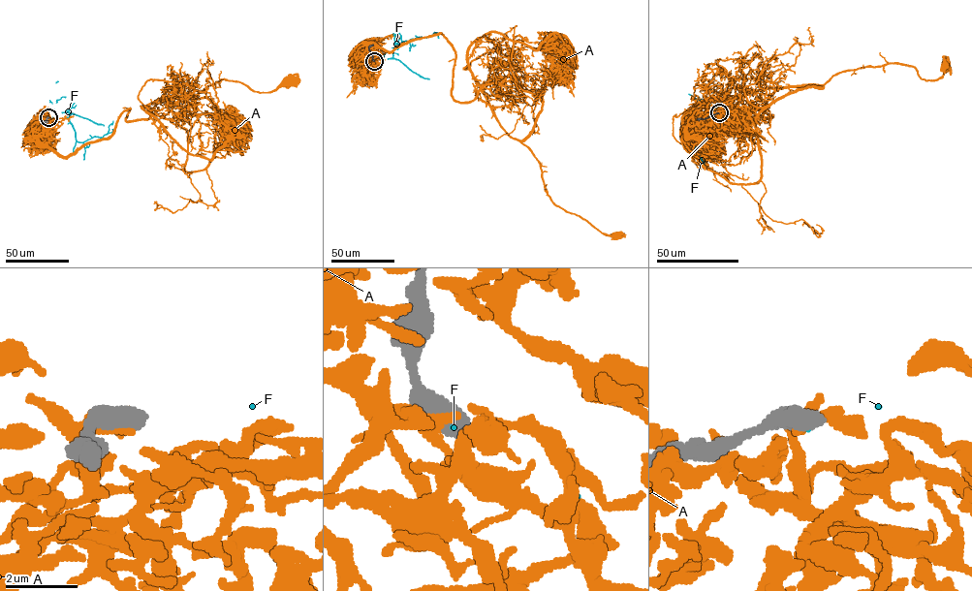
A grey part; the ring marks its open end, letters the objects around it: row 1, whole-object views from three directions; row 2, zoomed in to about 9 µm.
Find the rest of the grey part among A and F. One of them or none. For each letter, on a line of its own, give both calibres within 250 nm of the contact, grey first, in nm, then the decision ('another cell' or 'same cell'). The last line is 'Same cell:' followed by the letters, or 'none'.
A: calibres 750 and 300 nm; another cell
F: calibres 700 and 30 nm; another cell
Same cell: none

